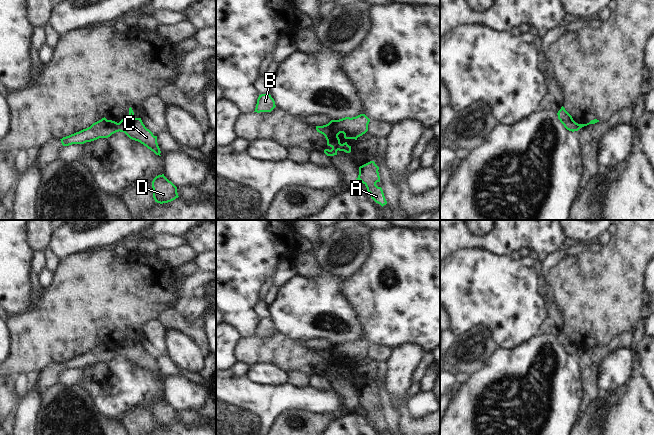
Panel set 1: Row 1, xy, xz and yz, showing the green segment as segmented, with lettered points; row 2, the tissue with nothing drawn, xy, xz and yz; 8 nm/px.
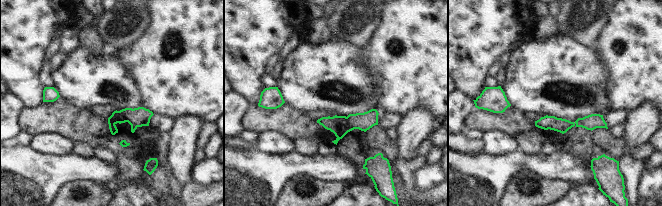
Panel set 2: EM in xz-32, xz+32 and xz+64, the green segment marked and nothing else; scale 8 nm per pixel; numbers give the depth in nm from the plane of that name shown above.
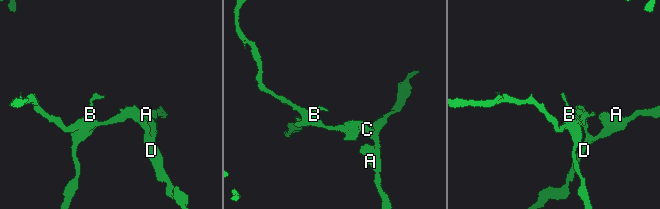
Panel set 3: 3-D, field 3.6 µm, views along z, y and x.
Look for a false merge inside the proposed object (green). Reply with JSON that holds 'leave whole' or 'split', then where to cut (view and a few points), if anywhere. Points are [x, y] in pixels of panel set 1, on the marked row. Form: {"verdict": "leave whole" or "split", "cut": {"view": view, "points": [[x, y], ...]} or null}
{"verdict": "split", "cut": {"view": "xz", "points": [[338, 120], [340, 129], [345, 133], [352, 134], [356, 138]]}}

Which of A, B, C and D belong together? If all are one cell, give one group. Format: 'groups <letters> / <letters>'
groups A C D / B

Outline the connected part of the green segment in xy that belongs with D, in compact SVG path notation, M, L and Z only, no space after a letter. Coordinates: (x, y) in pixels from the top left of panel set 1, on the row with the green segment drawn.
M164 174L156 176L152 181L153 198L155 202L163 204L178 198L177 187Z

